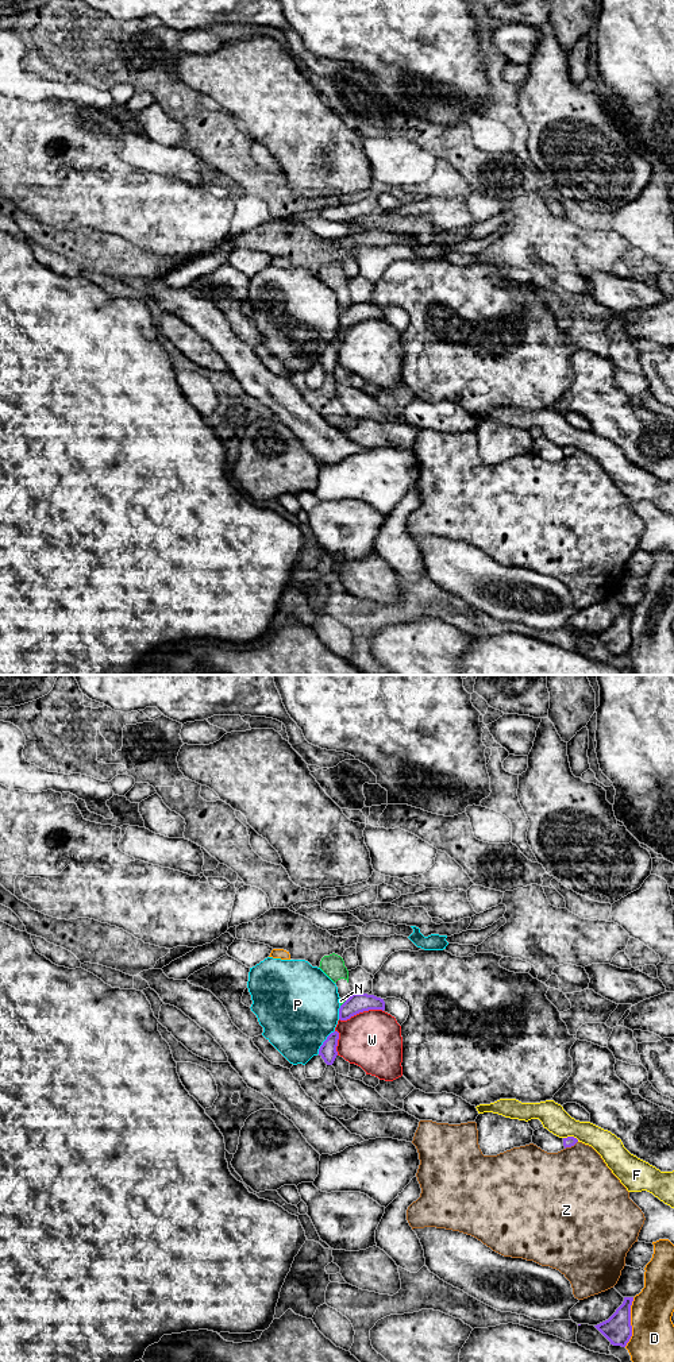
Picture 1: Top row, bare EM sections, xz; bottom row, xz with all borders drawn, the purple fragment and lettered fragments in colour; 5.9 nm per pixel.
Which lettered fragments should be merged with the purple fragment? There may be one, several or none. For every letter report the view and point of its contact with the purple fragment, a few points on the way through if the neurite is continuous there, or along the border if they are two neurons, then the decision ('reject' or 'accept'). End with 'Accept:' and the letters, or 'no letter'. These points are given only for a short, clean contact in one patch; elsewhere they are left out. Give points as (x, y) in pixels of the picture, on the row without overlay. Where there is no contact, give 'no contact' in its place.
D: xz (630, 631) | reject
F: xz (572, 446) | reject
N: xz (343, 312) | along xz (346, 309), (341, 315) | reject
P: xz (323, 351) | along xz (334, 339), (318, 362) | reject
W: xz (361, 320) | reject
Z: xz (570, 455) | reject
Accept: no letter

